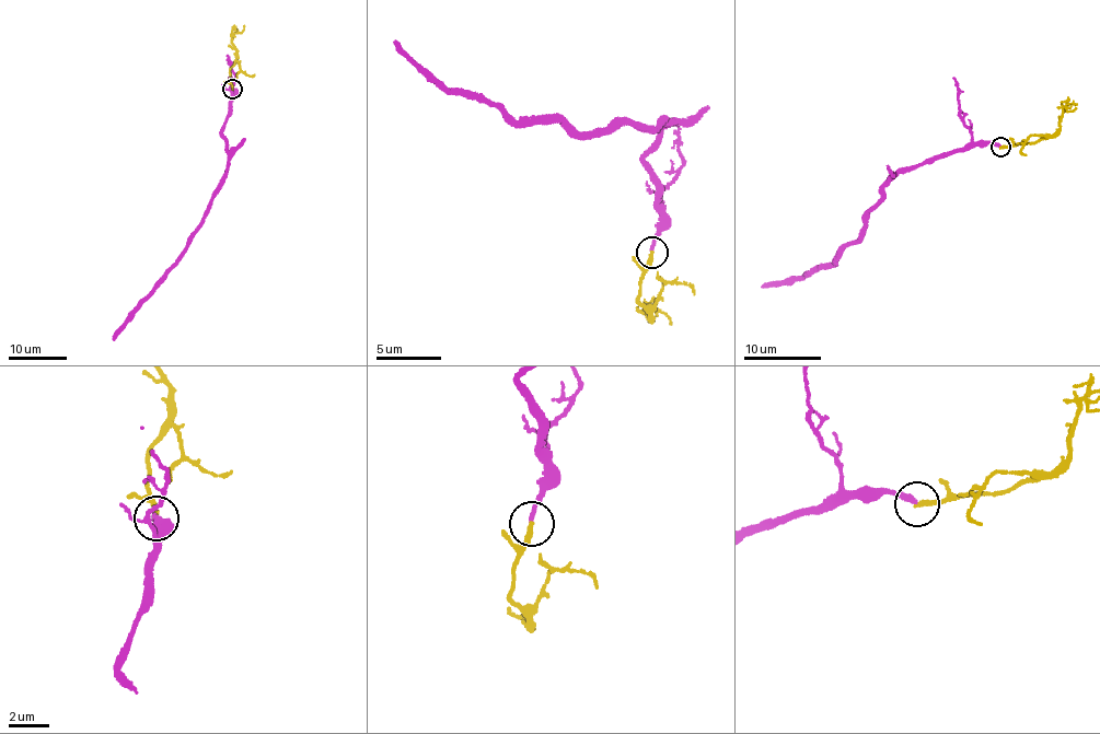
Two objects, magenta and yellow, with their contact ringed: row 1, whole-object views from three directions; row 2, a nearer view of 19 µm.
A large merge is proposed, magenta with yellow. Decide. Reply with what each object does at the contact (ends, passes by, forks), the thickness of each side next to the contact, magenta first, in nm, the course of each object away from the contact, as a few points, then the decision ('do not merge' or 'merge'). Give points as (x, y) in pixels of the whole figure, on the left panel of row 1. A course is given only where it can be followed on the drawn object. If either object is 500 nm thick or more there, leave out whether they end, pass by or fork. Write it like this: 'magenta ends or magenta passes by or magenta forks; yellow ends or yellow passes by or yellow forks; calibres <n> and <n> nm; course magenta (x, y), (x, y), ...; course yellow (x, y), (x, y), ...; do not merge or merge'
magenta ends; yellow ends; calibres 240 and 220 nm; course magenta (232, 89), (221, 136), (230, 154), (227, 176), (212, 195), (203, 223), (182, 257), (113, 340); course yellow (232, 89), (231, 68), (236, 53), (232, 37), (242, 31), (243, 25); do not merge

